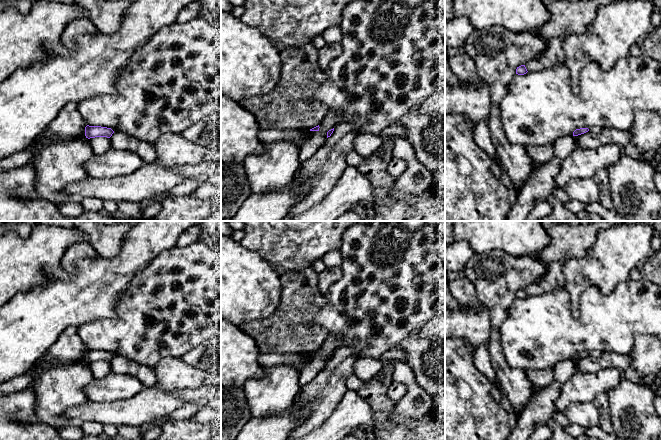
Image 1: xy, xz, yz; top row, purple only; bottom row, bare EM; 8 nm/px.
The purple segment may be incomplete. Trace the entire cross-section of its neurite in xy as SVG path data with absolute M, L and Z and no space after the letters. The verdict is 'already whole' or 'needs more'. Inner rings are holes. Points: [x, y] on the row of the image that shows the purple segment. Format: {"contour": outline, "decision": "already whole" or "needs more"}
{"contour": "M89 126L85 127L85 136L86 138L95 138L95 137L107 137L110 138L114 131L111 128L101 127L101 126Z", "decision": "already whole"}

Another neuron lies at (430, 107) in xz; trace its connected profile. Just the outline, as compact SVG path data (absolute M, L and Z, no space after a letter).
M445 90L433 93L421 105L417 114L431 117L445 116Z

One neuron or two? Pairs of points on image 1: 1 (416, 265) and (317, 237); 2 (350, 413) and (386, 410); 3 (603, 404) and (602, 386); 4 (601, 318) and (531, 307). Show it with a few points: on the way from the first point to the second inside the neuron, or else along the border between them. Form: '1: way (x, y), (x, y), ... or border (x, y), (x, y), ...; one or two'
1: border (345, 231), (341, 237), (341, 244), (338, 249); two
2: border (357, 392), (369, 405), (374, 421), (373, 427); two
3: border (606, 392), (601, 392), (592, 401); two
4: way (584, 328), (552, 328), (548, 324); one

